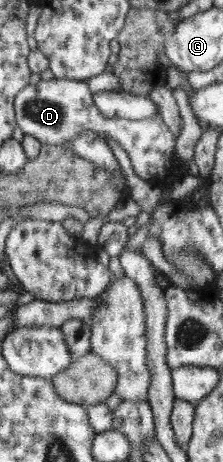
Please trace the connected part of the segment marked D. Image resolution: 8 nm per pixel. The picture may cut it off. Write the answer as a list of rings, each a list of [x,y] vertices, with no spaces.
[[[71,79],[41,80],[37,85],[29,85],[16,95],[16,122],[24,135],[31,135],[47,145],[65,145],[83,133],[93,131],[101,139],[113,139],[130,157],[133,171],[153,187],[161,189],[171,186],[187,172],[182,162],[175,156],[175,133],[163,122],[161,114],[140,120],[105,116],[92,98],[92,90],[86,81]]]

